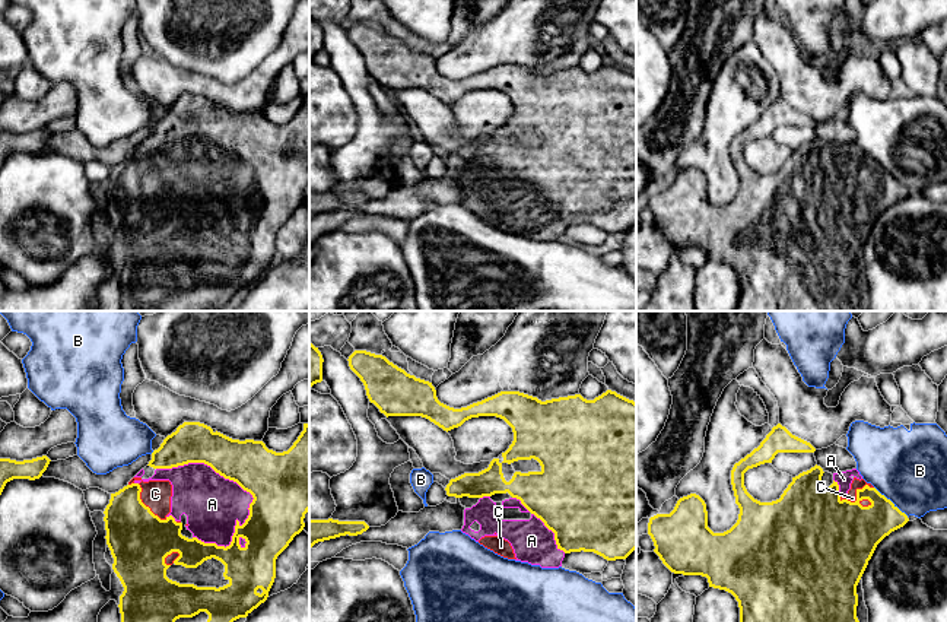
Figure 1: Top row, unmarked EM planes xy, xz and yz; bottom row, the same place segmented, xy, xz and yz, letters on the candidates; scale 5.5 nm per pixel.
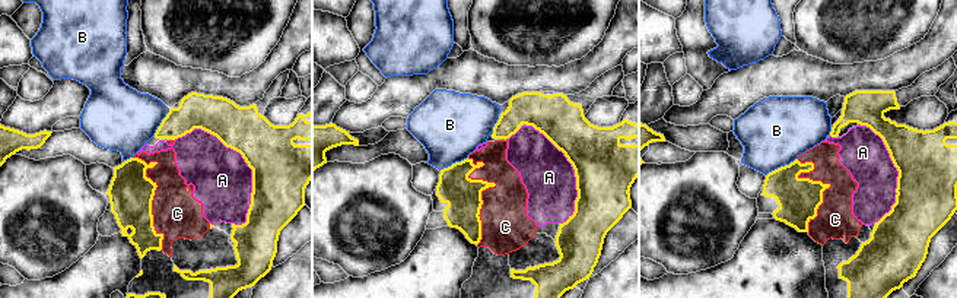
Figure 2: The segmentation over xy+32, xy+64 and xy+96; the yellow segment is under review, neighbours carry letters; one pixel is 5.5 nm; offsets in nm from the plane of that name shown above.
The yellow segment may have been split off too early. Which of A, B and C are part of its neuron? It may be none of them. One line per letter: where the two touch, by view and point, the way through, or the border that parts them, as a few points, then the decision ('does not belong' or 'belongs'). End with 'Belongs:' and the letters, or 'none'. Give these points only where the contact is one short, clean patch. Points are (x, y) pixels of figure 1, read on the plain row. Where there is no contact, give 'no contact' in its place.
A: xy (232, 152) | belongs
B: yz (890, 174) | does not belong
C: yz (857, 168) | belongs
Belongs: A, C

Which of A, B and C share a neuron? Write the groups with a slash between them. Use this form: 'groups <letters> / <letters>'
groups A C / B

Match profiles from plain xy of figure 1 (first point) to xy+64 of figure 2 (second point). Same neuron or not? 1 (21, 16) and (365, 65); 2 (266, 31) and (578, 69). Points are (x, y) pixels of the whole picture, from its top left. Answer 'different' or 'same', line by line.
1: same
2: different

